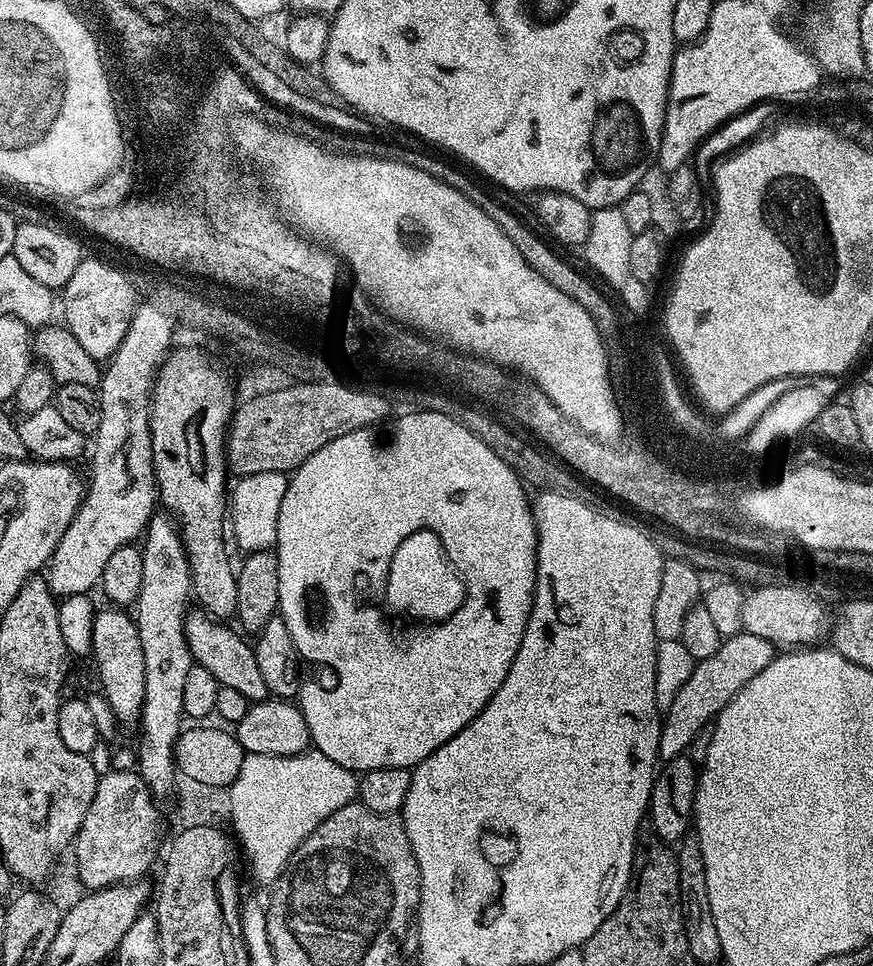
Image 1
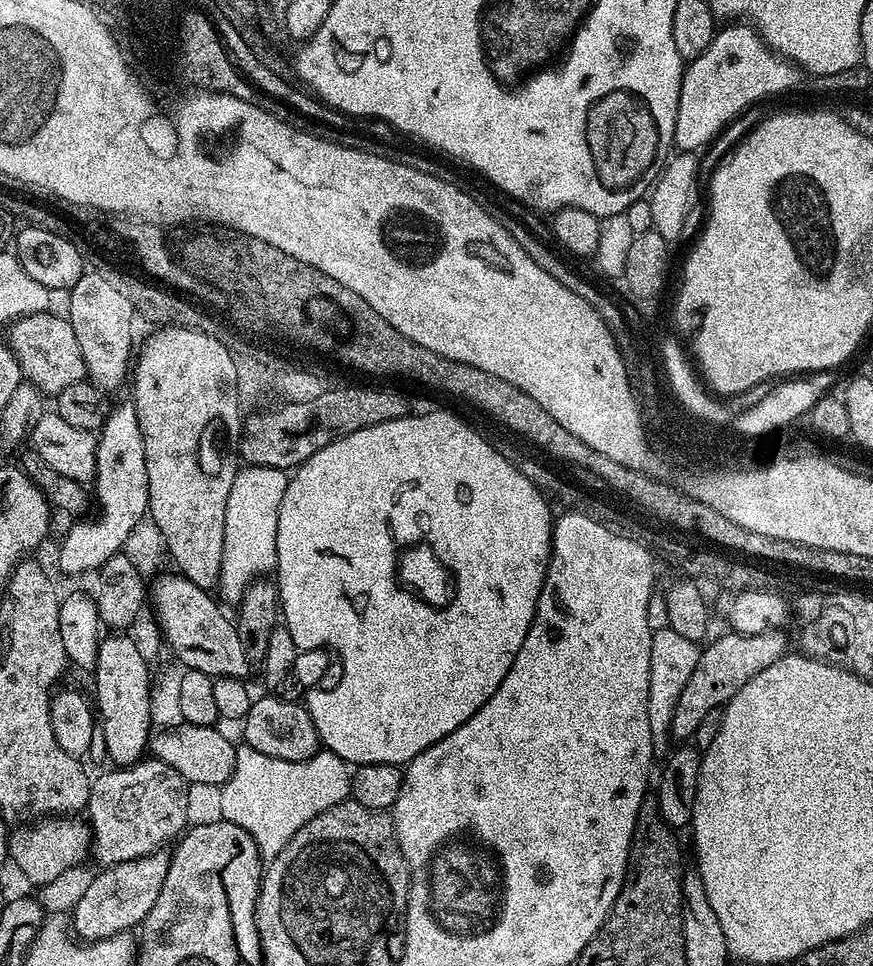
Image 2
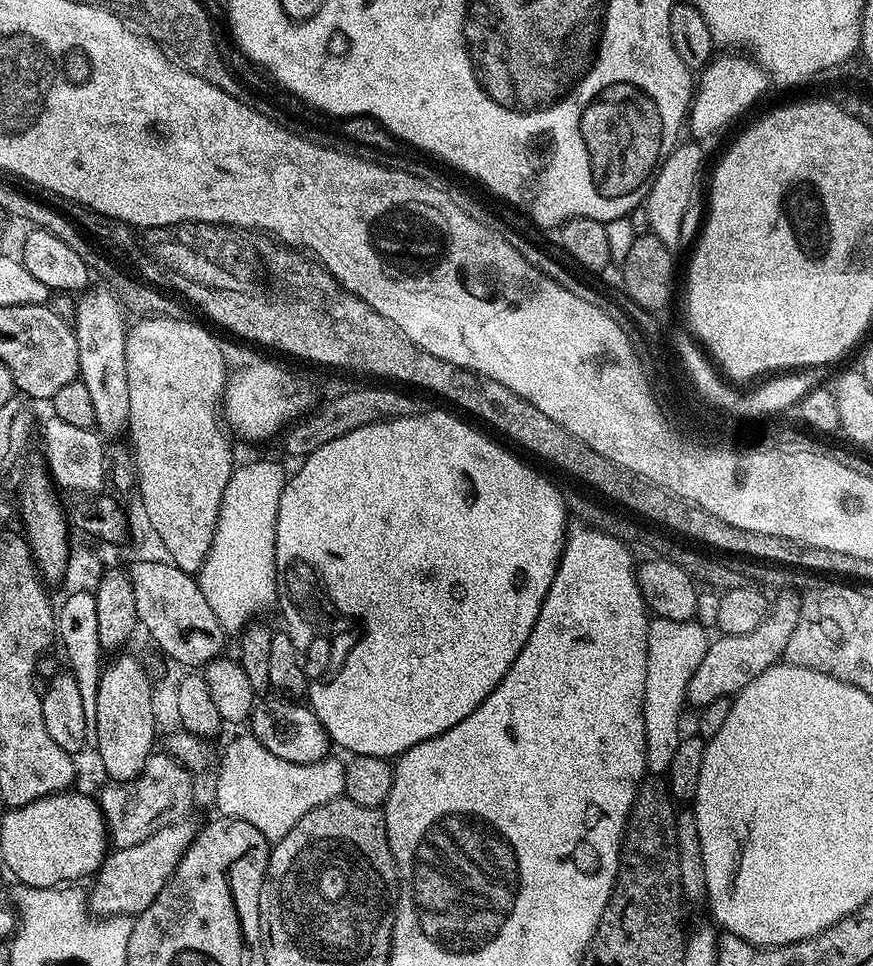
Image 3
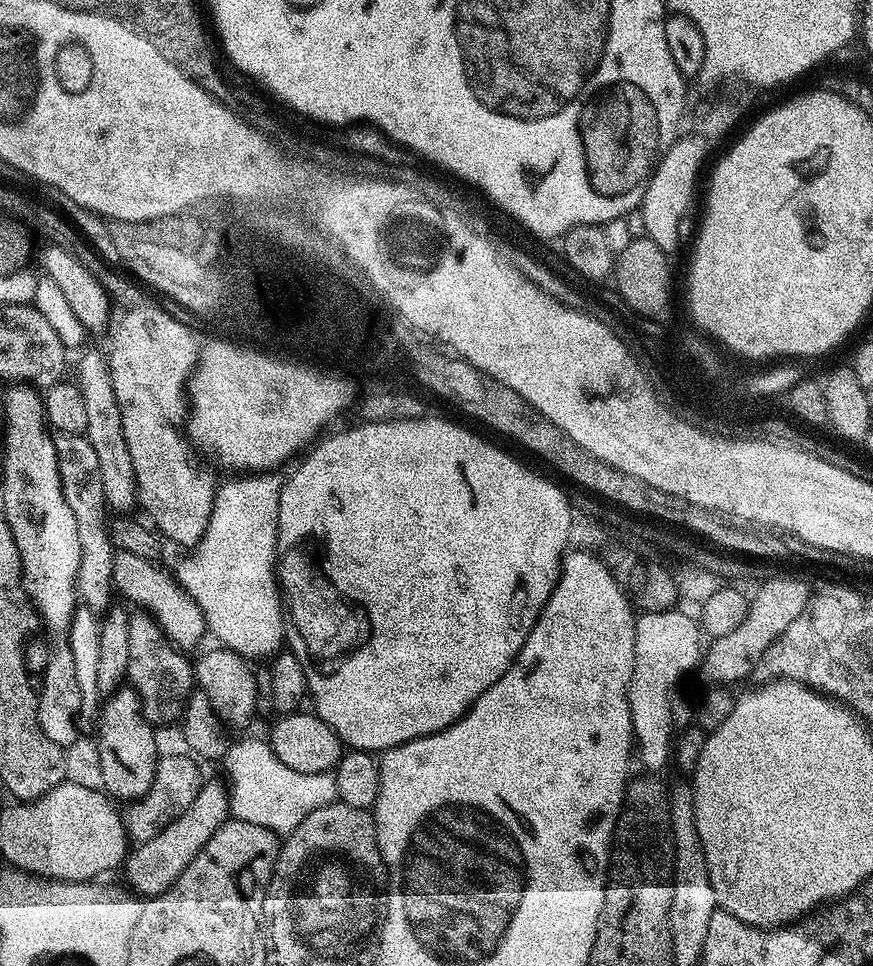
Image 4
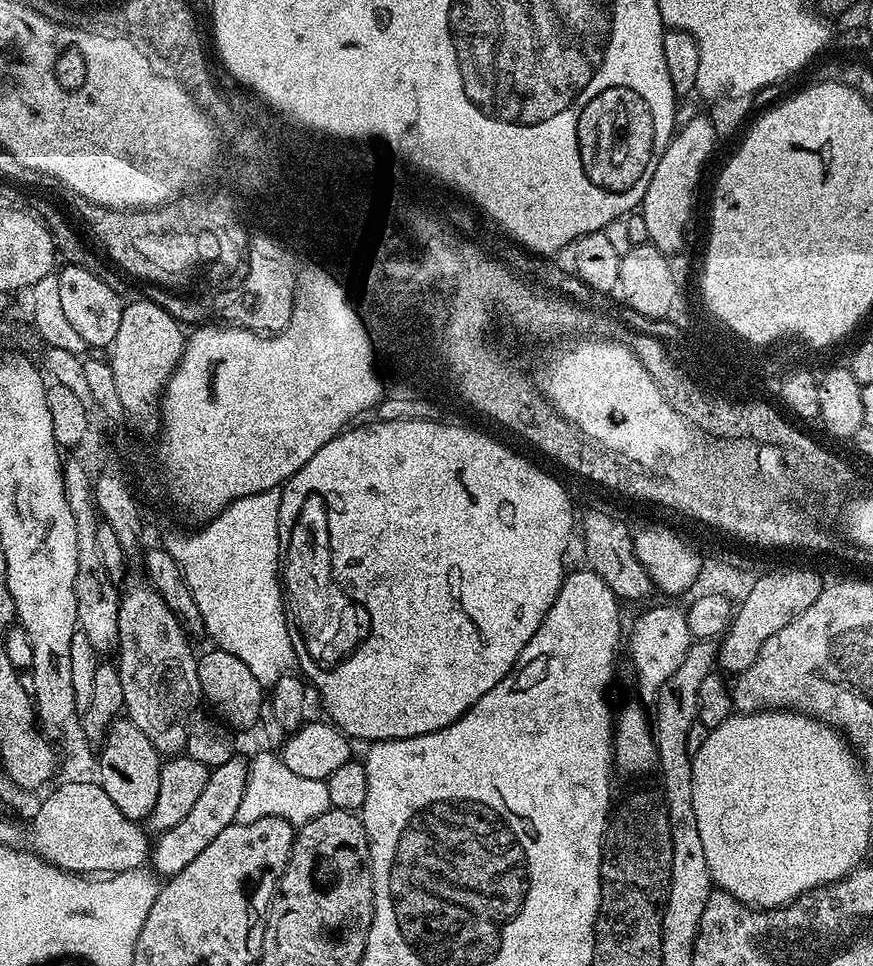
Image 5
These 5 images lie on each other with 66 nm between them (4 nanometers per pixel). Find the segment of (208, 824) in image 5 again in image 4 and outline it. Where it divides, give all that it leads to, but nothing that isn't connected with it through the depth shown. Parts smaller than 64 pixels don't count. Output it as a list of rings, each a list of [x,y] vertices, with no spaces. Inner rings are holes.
[[[205,779],[198,790],[198,798],[190,802],[190,807],[174,822],[170,822],[154,838],[141,840],[127,853],[122,865],[122,873],[128,879],[133,893],[144,898],[160,896],[172,887],[172,883],[180,877],[182,870],[194,862],[194,858],[204,849],[206,842],[214,838],[216,831],[230,818],[228,806],[229,785],[223,779]]]

